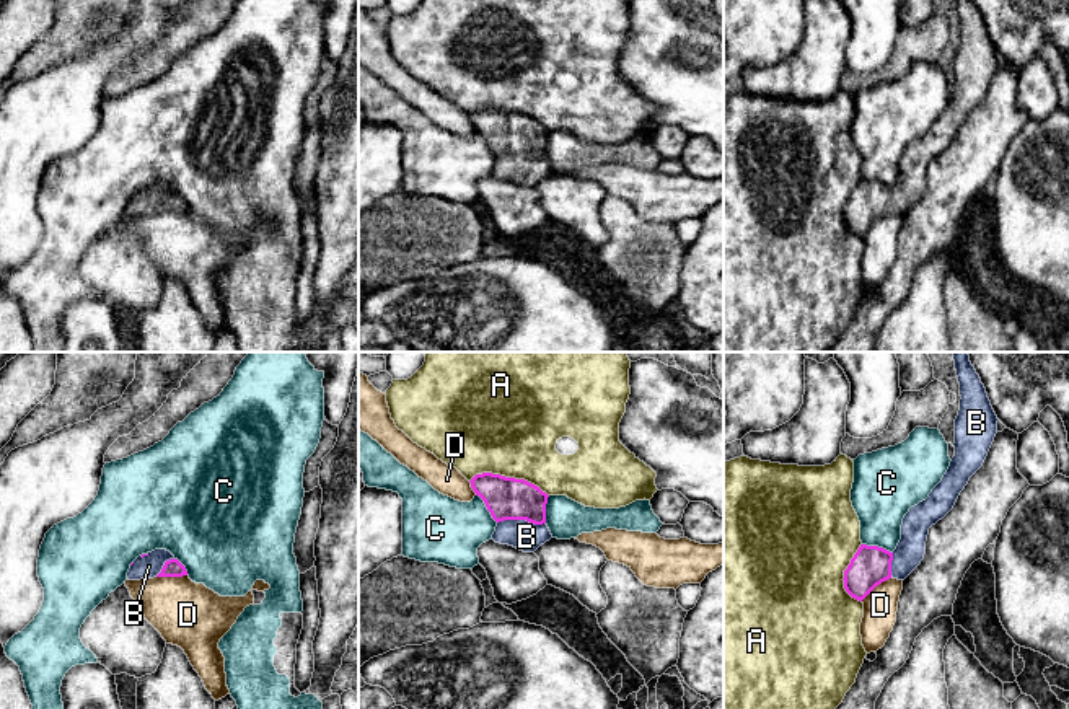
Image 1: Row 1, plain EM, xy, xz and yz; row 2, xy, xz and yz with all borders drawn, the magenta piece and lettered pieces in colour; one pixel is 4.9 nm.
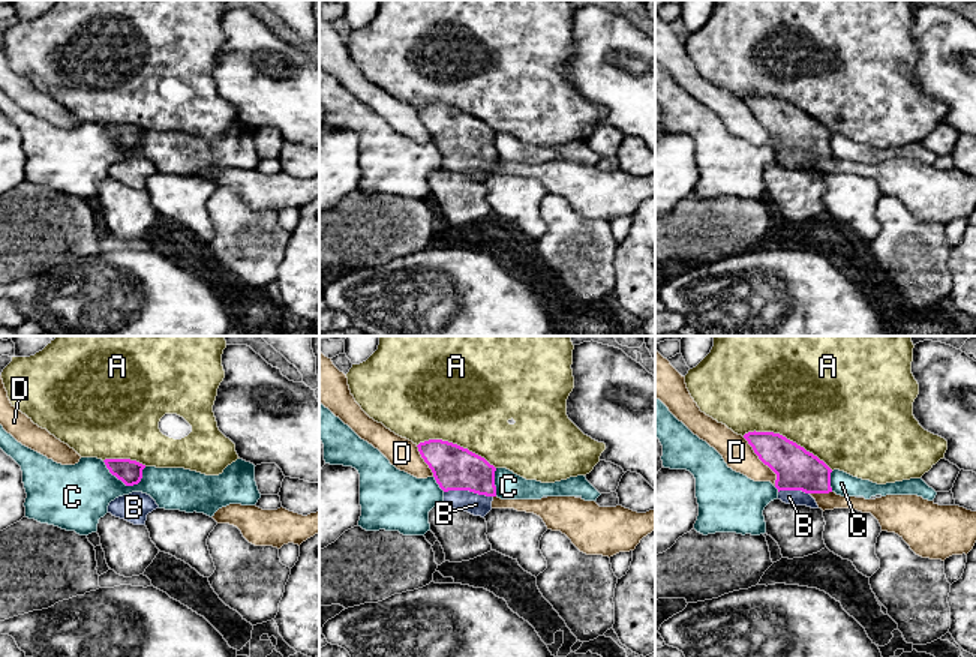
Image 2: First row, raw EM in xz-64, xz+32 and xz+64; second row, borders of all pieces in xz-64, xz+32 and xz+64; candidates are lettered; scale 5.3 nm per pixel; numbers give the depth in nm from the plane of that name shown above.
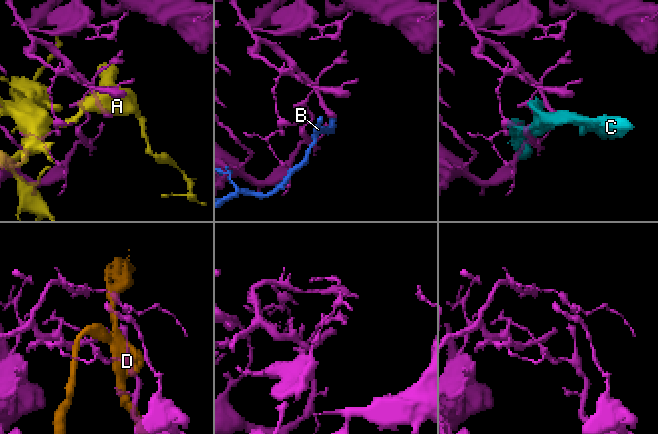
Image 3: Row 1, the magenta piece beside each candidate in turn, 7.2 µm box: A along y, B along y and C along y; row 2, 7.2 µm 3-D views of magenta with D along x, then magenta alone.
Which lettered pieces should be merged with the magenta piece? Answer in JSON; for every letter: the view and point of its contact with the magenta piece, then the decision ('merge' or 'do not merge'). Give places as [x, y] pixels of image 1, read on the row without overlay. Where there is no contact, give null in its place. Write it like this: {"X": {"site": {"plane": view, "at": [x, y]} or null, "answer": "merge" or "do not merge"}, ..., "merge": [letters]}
{"A": {"site": {"plane": "xz", "at": [509, 113]}, "answer": "do not merge"}, "B": {"site": {"plane": "xz", "at": [520, 154]}, "answer": "merge"}, "C": {"site": {"plane": "yz", "at": [877, 181]}, "answer": "do not merge"}, "D": {"site": {"plane": "xy", "at": [171, 211]}, "answer": "do not merge"}, "merge": ["B"]}

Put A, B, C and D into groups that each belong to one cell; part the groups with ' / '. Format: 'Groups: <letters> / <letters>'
Groups: A / B / C / D

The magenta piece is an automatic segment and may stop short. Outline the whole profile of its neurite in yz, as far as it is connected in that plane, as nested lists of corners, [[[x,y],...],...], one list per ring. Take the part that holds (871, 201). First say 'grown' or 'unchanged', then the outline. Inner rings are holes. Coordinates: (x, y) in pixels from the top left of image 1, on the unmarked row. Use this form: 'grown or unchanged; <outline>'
grown; [[[955,0],[960,46],[955,54],[955,91],[929,132],[903,153],[901,174],[893,187],[860,179],[844,205],[846,227],[862,236],[888,214],[904,215],[924,194],[929,163],[955,140],[970,112],[983,101],[997,68],[997,51],[973,0]]]

